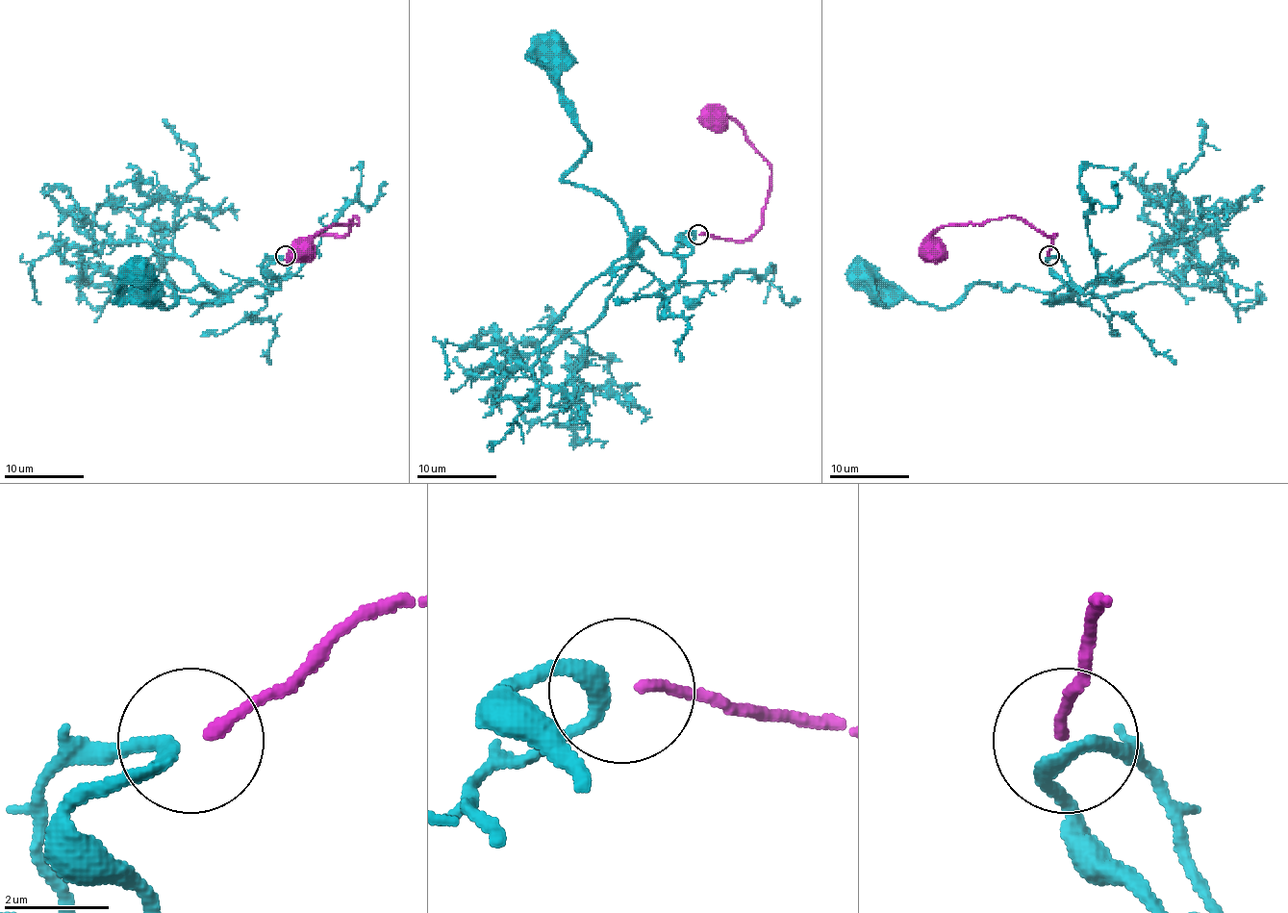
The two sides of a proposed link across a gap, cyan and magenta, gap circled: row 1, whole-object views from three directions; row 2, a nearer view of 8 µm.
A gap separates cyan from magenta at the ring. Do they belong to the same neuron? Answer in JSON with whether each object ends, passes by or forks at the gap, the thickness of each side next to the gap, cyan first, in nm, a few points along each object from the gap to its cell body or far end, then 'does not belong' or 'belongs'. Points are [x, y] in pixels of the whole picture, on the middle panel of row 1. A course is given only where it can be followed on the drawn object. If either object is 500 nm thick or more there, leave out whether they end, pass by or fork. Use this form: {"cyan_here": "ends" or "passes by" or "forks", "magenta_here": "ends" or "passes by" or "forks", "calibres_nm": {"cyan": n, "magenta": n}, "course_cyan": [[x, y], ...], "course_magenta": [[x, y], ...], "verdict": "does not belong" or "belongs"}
{"cyan_here": "passes by", "magenta_here": "ends", "calibres_nm": {"cyan": 240, "magenta": 220}, "course_cyan": [[695, 235], [677, 257], [663, 255], [635, 239], [611, 202], [563, 178], [587, 140], [555, 80], [555, 48]], "course_magenta": [[699, 235], [747, 240], [757, 231], [771, 172], [770, 163], [729, 118], [719, 124], [703, 124], [699, 120]], "verdict": "does not belong"}

